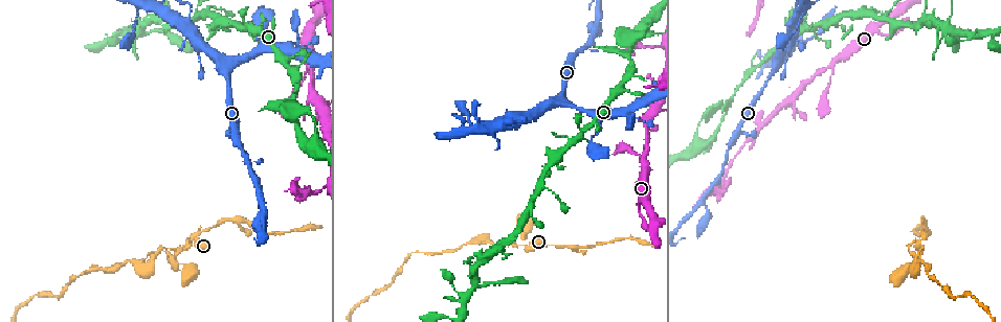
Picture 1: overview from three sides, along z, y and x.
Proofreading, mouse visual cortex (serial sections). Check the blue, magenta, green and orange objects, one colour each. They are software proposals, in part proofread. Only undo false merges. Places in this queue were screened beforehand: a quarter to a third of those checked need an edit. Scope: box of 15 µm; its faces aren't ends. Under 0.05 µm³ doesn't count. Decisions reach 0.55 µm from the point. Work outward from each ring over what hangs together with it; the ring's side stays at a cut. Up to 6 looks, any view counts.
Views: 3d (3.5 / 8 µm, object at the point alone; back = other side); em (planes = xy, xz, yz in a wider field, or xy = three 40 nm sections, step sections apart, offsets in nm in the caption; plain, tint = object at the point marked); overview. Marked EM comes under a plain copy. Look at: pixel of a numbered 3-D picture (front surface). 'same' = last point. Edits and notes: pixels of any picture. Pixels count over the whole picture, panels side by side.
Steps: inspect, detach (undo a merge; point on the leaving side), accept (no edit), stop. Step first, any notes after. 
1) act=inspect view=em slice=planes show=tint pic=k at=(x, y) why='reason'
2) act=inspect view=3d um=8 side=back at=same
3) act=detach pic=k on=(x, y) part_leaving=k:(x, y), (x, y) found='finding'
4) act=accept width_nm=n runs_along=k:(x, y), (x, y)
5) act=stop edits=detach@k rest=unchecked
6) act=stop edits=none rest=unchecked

act=inspect view=em slice=planes show=tint pic=1 at=(226, 68) why='small branch off a trunk'

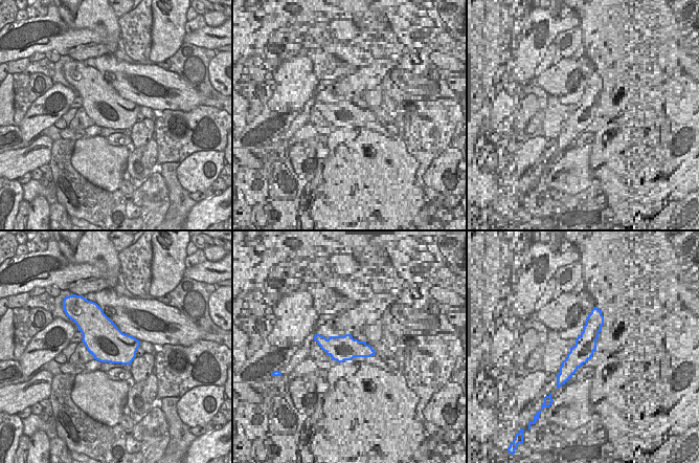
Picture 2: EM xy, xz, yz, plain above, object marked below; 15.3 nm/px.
act=inspect view=3d um=3.5 side=back at=same why='see where the arms go'

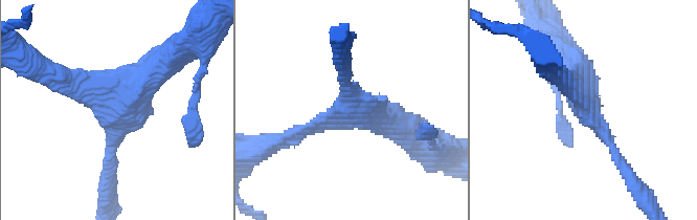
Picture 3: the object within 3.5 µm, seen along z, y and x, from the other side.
act=accept runs_along=3:(107, 167), (116, 115), (167, 60) found='one cell here'

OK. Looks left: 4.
act=inspect view=3d um=3.5 pic=1 at=(804, 30) why='narrows sharply'

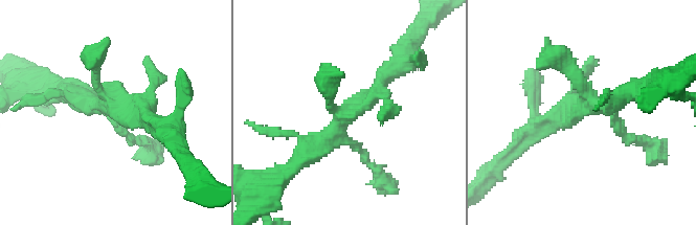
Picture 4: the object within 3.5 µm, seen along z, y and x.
act=inspect view=em slice=xy step=1 show=tint pic=4 at=(345, 116)

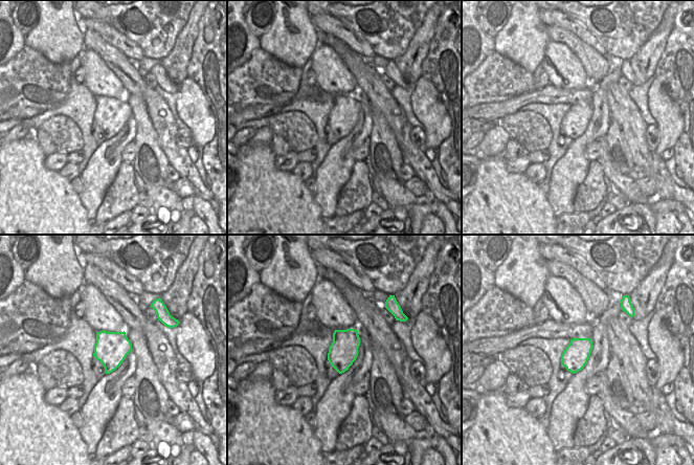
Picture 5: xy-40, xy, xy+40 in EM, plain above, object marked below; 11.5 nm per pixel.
act=accept runs_along=4:(390, 72), (297, 163) found='continuous, no second cell'

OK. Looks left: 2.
act=inspect view=3d um=8 pic=1 at=(924, 18) why='branch point'

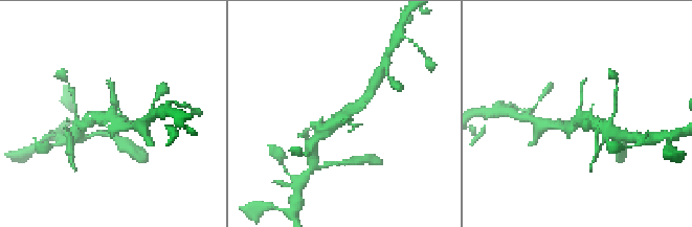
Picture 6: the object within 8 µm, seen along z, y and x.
act=inspect view=3d um=3.5 pic=6 at=(577, 118)

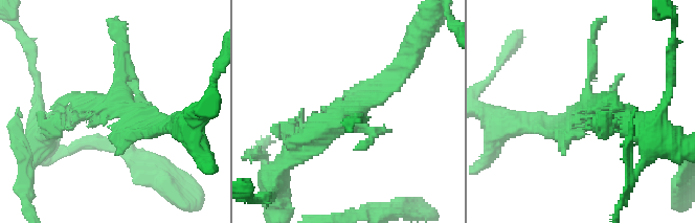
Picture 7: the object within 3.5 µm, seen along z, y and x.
act=accept runs_along=7:(399, 69), (296, 155) found='continuous, no second cell'

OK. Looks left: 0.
act=stop edits=none rest=unchecked

